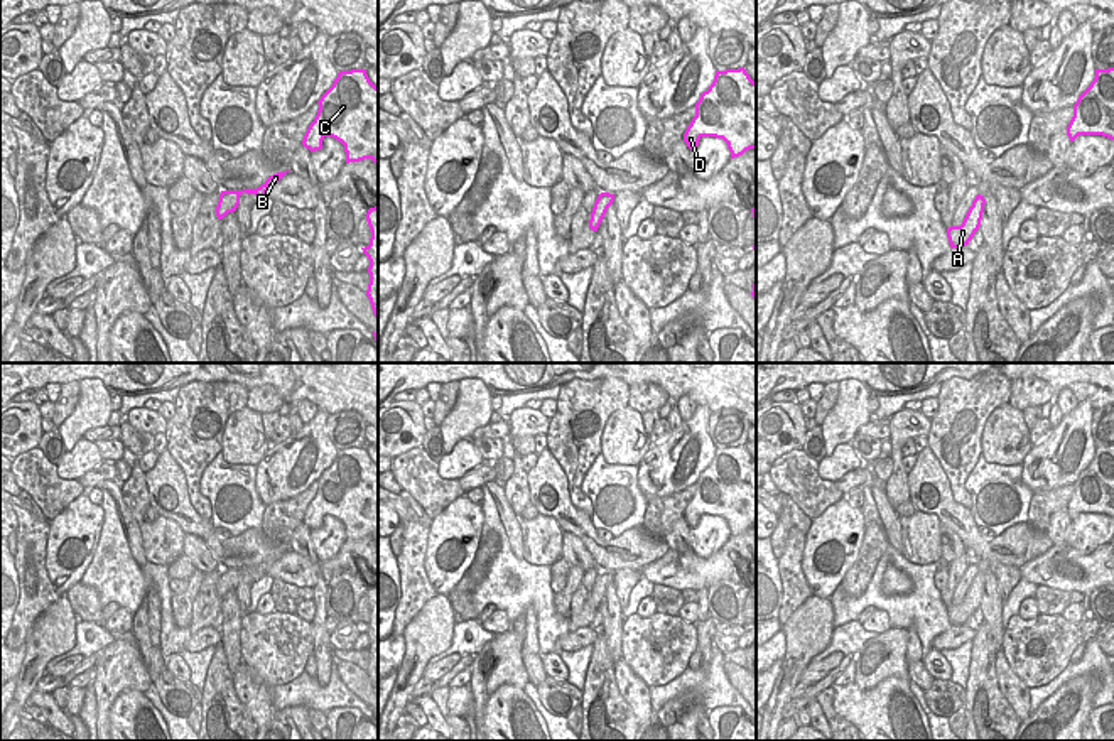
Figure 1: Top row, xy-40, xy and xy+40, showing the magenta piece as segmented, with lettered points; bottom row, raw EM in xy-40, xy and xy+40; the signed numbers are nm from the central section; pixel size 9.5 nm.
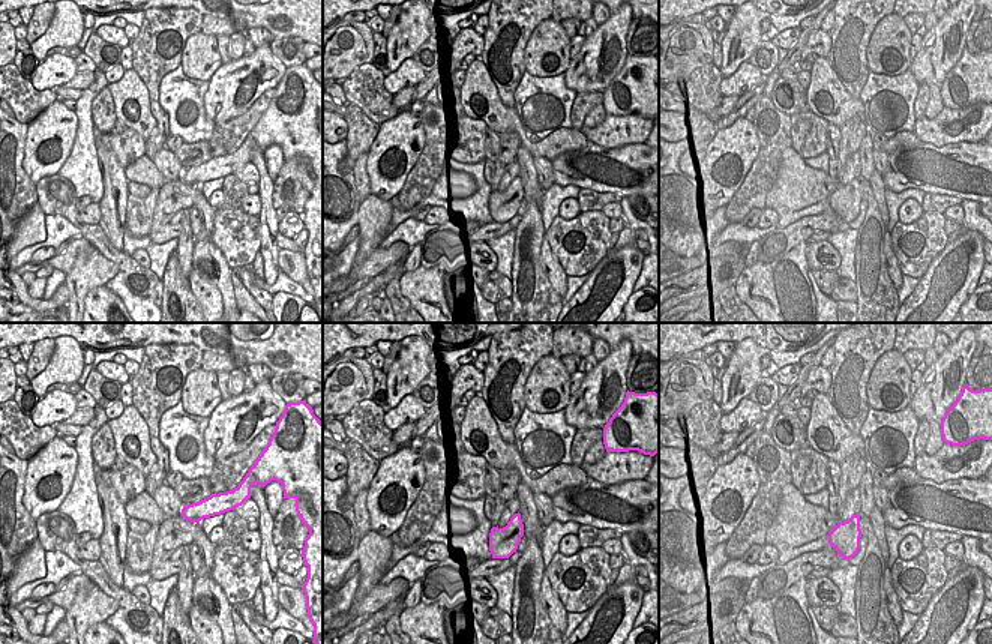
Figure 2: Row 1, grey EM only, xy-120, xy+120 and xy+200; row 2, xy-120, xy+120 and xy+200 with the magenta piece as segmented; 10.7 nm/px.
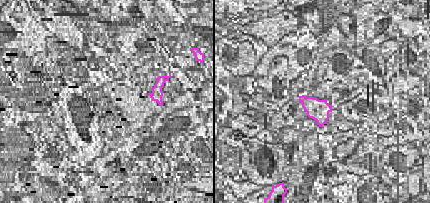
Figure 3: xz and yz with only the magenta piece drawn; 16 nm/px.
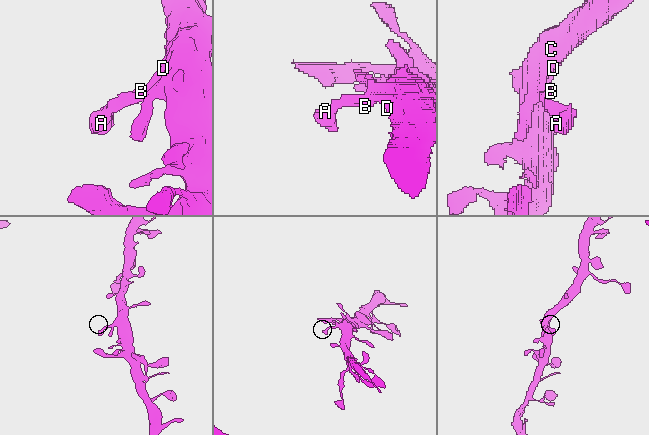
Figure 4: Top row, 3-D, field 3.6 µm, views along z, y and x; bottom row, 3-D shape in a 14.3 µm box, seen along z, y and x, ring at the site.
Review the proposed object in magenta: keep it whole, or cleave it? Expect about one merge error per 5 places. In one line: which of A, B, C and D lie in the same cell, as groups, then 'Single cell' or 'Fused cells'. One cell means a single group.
Groups: A B C D. Single cell

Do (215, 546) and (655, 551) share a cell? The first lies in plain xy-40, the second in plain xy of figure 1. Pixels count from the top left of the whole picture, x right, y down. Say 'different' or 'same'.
same

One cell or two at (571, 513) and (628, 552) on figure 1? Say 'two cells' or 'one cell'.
one cell

